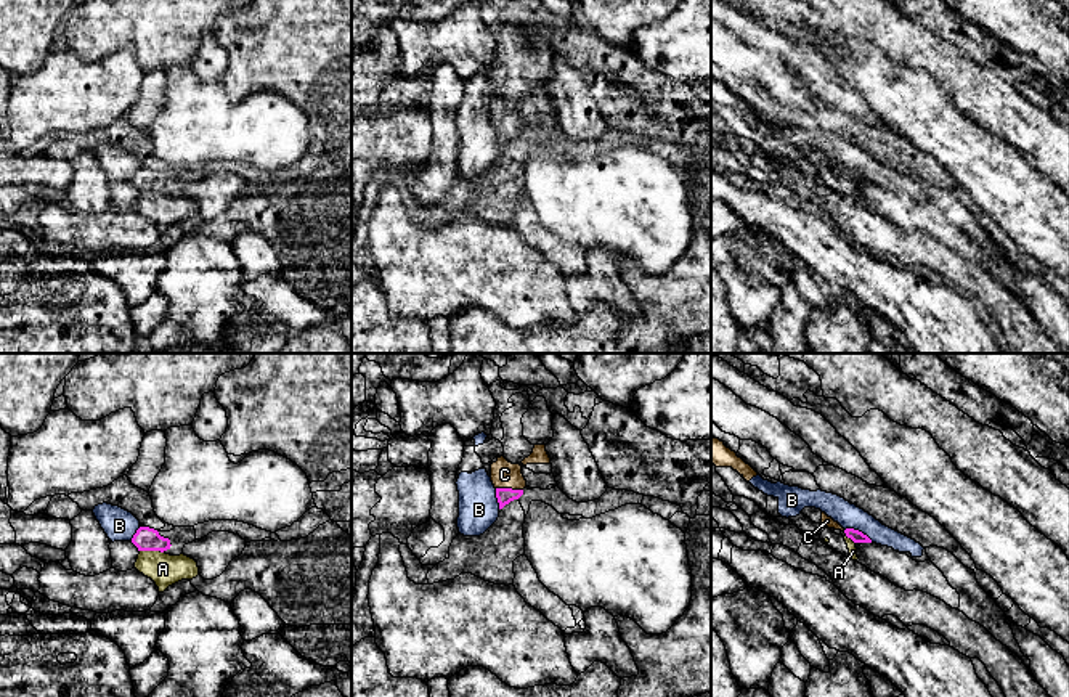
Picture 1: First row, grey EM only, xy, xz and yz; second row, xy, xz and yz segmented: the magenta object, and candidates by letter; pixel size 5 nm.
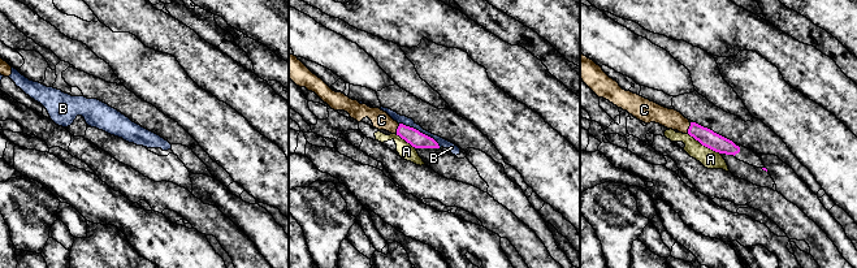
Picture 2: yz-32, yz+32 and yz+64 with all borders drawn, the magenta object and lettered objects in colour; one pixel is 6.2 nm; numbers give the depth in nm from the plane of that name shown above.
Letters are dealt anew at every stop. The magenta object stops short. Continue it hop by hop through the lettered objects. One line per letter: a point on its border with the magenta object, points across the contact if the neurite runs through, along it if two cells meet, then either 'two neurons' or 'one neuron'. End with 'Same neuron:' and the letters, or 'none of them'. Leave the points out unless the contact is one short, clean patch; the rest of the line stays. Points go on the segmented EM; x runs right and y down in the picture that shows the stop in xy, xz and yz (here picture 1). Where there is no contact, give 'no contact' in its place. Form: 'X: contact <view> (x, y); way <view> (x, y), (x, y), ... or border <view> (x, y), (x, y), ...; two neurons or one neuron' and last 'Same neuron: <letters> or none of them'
A: contact xy (151, 550); two neurons
B: contact yz (857, 530); border yz (845, 529), (857, 529), (872, 542); two neurons
C: contact xz (509, 489); way xz (504, 495), (509, 489), (509, 480), (504, 474); one neuron
Same neuron: C

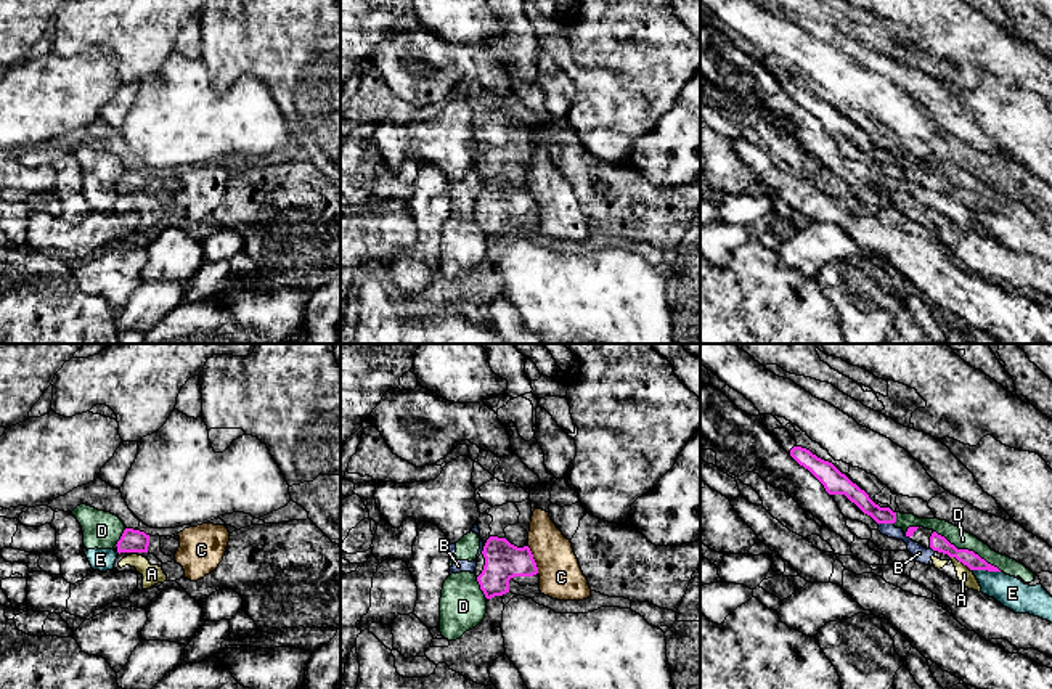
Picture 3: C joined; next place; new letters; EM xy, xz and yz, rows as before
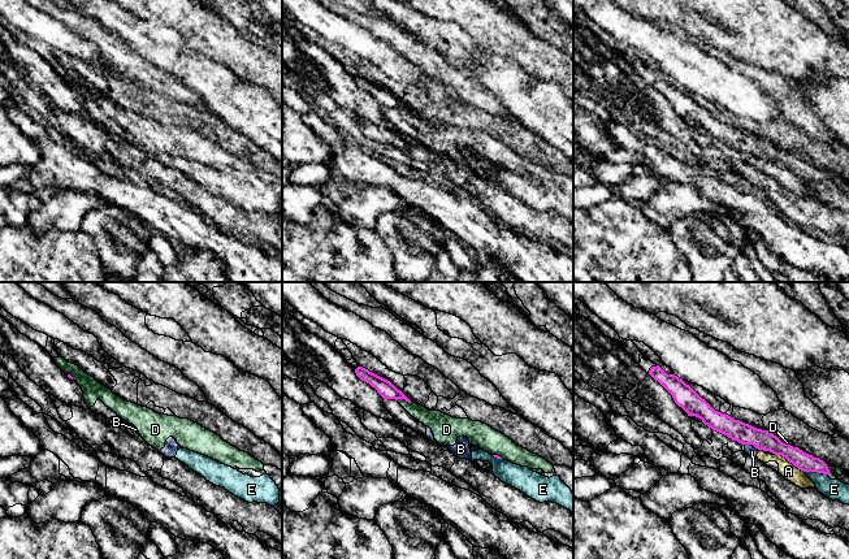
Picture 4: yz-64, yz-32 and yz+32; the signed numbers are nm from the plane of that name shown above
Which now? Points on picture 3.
A: contact yz (961, 561); two neurons
B: contact yz (887, 522); border yz (879, 522), (893, 524); two neurons
C: contact xz (534, 559); two neurons
D: contact yz (967, 550); two neurons
E: contact yz (986, 569); two neurons
Same neuron: none of them

